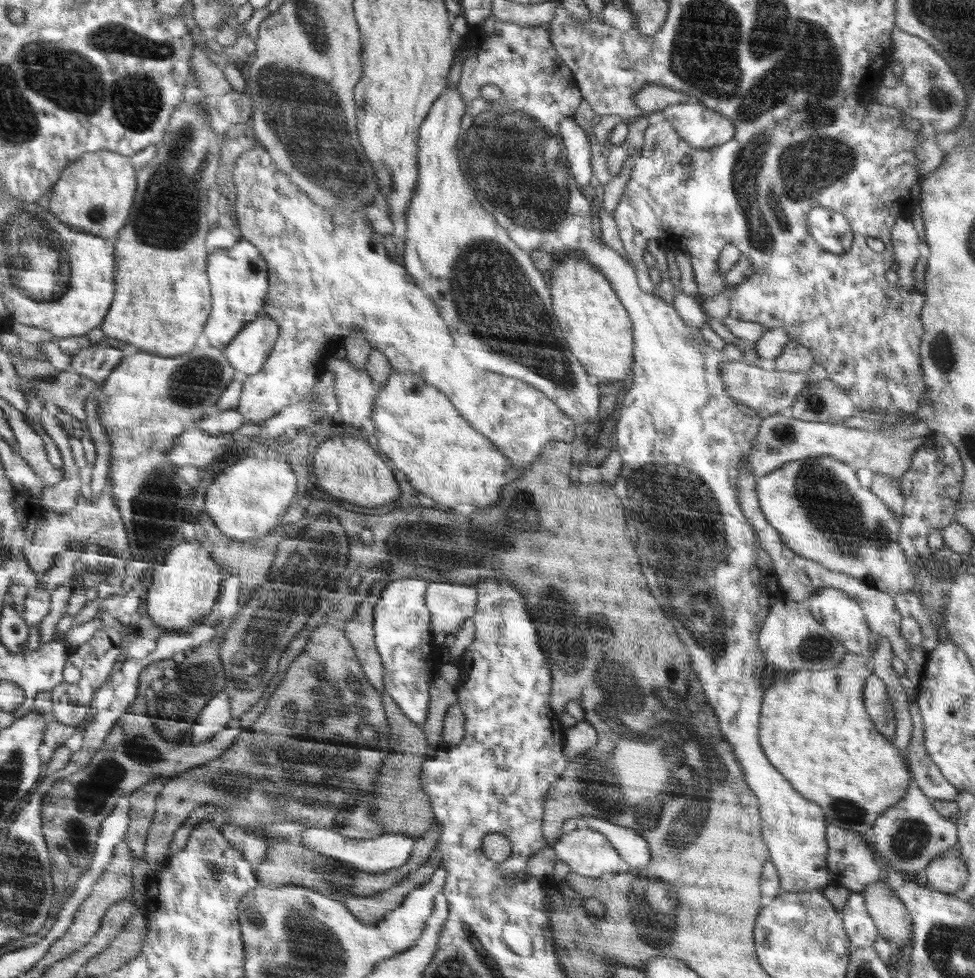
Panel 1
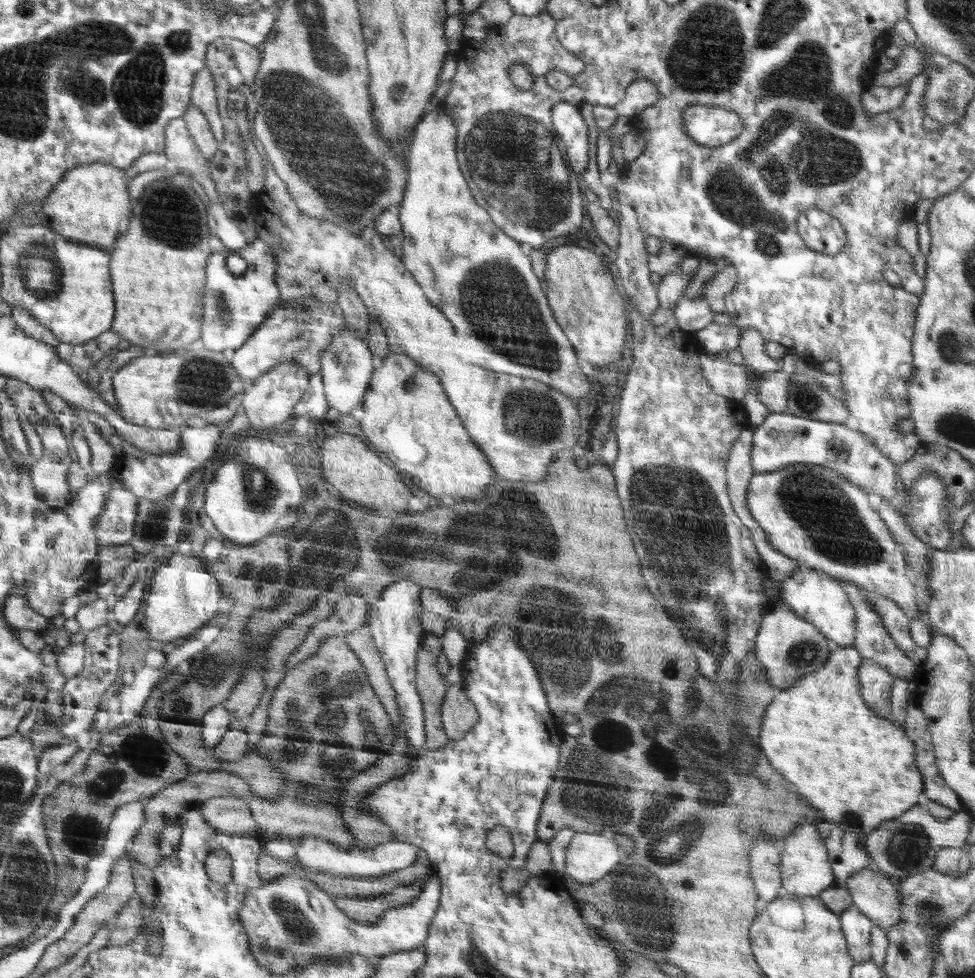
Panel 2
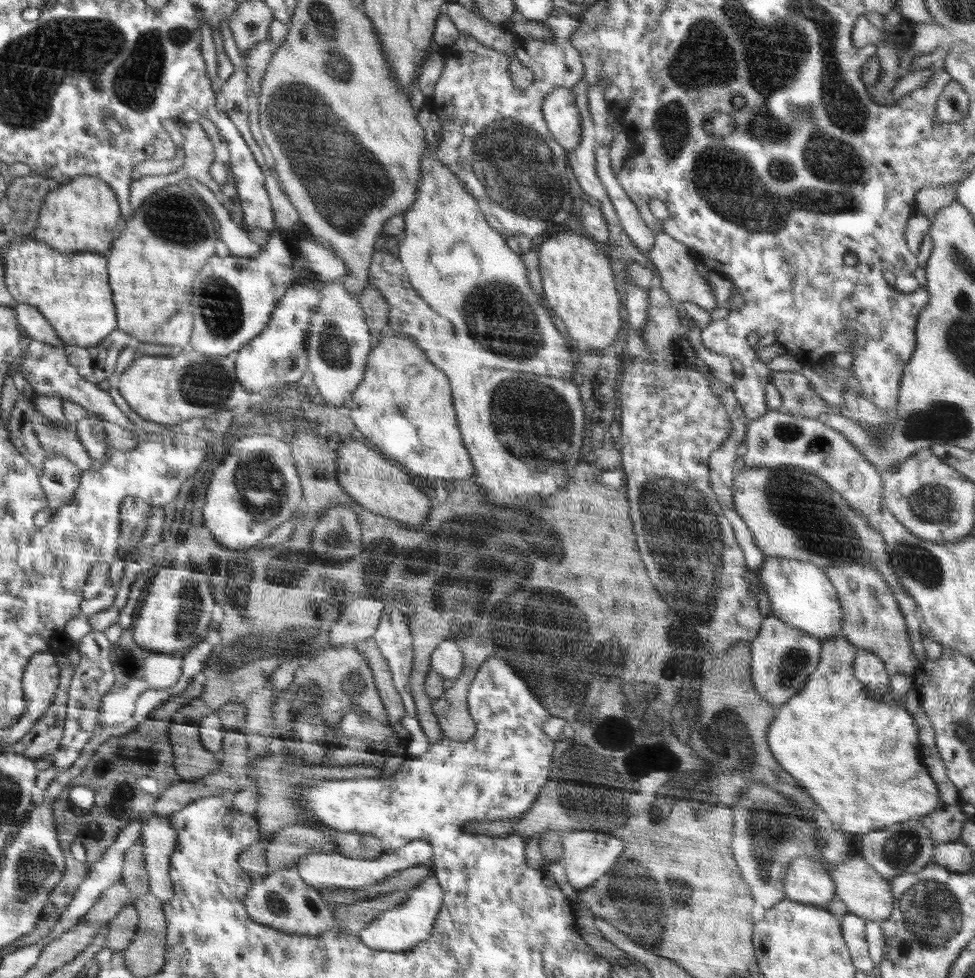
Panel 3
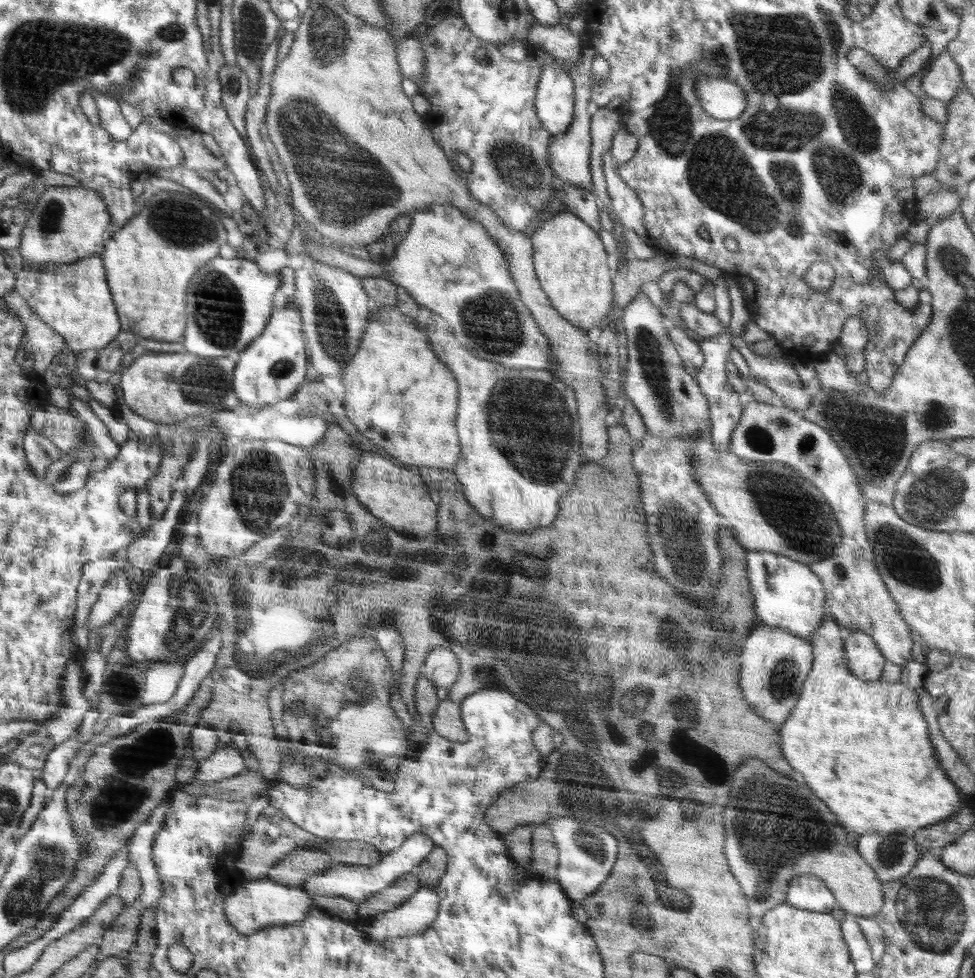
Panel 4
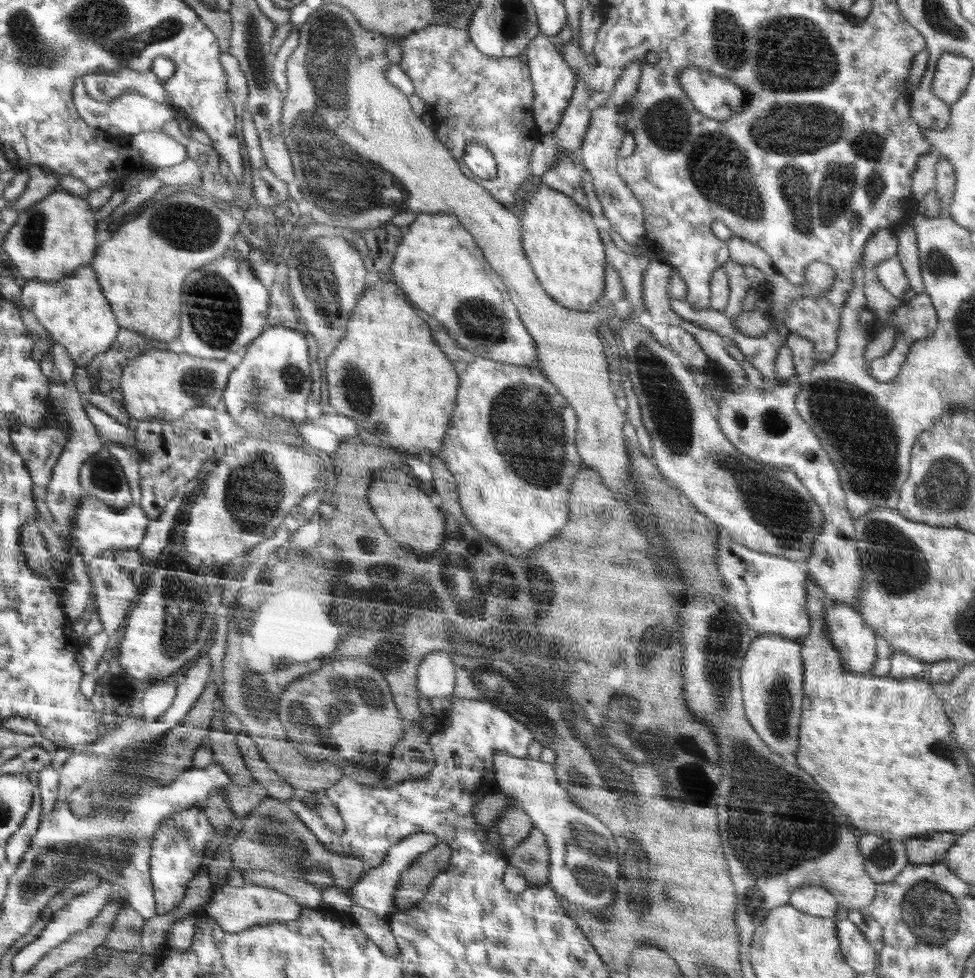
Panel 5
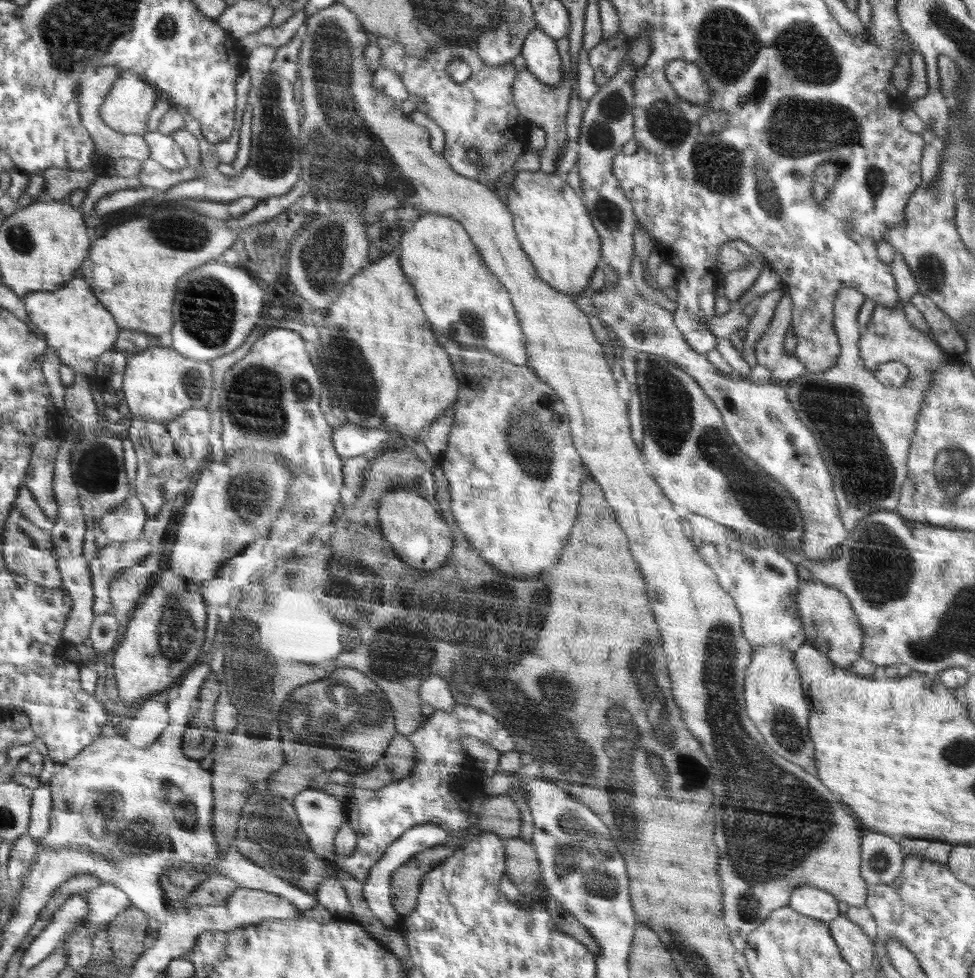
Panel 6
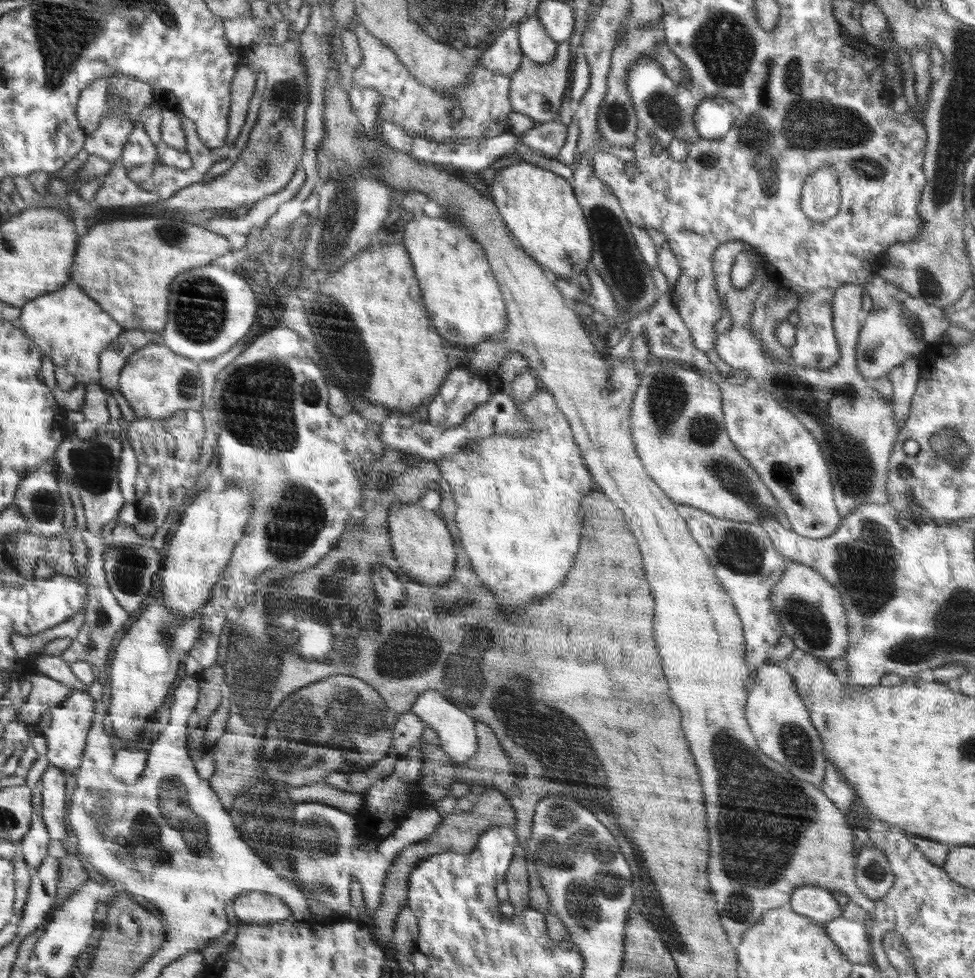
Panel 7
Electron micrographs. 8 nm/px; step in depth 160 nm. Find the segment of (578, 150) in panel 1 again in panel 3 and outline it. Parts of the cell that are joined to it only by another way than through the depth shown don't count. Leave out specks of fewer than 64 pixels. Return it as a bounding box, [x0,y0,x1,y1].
[542,88,581,153]

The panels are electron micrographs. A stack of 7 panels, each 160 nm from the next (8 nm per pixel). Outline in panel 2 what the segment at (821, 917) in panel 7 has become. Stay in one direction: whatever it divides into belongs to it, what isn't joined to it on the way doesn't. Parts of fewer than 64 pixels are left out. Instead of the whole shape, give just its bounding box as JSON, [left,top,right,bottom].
[780,823,835,896]

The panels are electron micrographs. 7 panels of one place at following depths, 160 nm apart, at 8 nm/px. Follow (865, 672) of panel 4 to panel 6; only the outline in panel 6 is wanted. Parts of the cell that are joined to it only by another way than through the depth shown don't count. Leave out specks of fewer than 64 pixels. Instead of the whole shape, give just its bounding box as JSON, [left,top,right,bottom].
[795,578,862,670]

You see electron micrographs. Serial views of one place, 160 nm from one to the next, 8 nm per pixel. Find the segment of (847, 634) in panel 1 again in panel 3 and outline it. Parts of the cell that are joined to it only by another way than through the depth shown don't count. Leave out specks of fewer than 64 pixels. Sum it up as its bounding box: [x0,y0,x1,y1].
[757,556,843,640]

